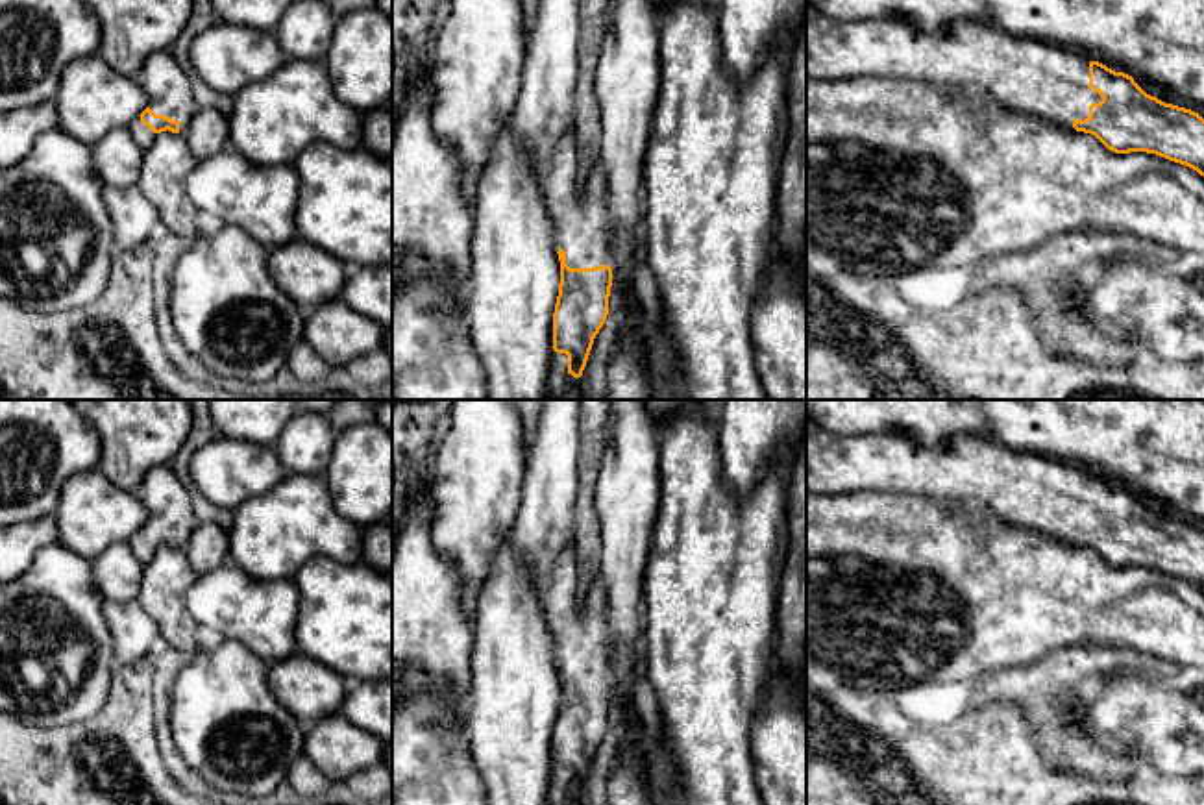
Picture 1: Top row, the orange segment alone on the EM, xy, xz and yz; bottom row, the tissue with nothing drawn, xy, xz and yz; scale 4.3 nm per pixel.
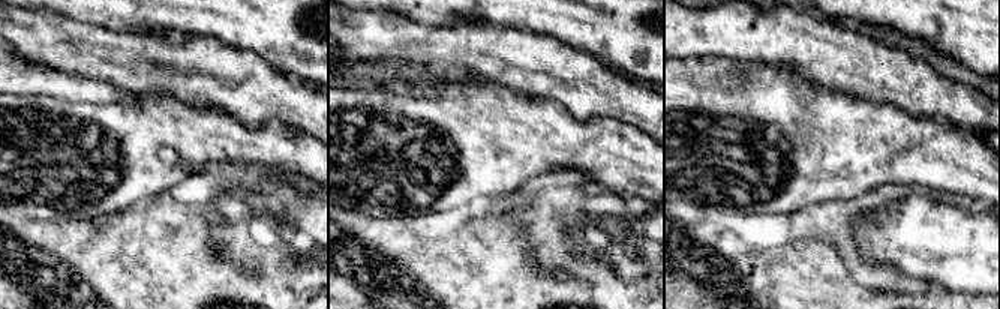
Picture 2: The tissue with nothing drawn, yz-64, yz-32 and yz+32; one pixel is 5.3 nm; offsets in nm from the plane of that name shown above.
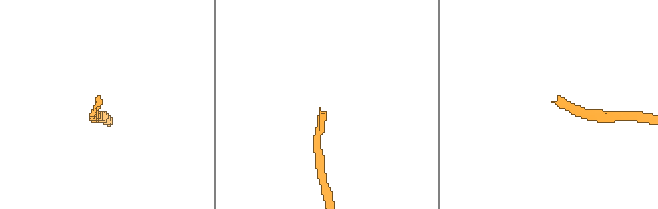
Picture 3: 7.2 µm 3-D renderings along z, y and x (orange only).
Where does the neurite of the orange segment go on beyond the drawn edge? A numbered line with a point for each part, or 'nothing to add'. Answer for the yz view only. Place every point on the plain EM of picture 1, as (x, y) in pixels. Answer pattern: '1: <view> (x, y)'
1: yz (1045, 496)

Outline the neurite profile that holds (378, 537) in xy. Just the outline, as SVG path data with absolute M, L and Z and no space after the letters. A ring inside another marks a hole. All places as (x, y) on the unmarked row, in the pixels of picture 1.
M383 520L362 529L362 561L377 572L392 574L392 526Z

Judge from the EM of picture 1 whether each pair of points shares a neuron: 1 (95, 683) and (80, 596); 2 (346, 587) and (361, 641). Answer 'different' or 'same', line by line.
1: same
2: same

